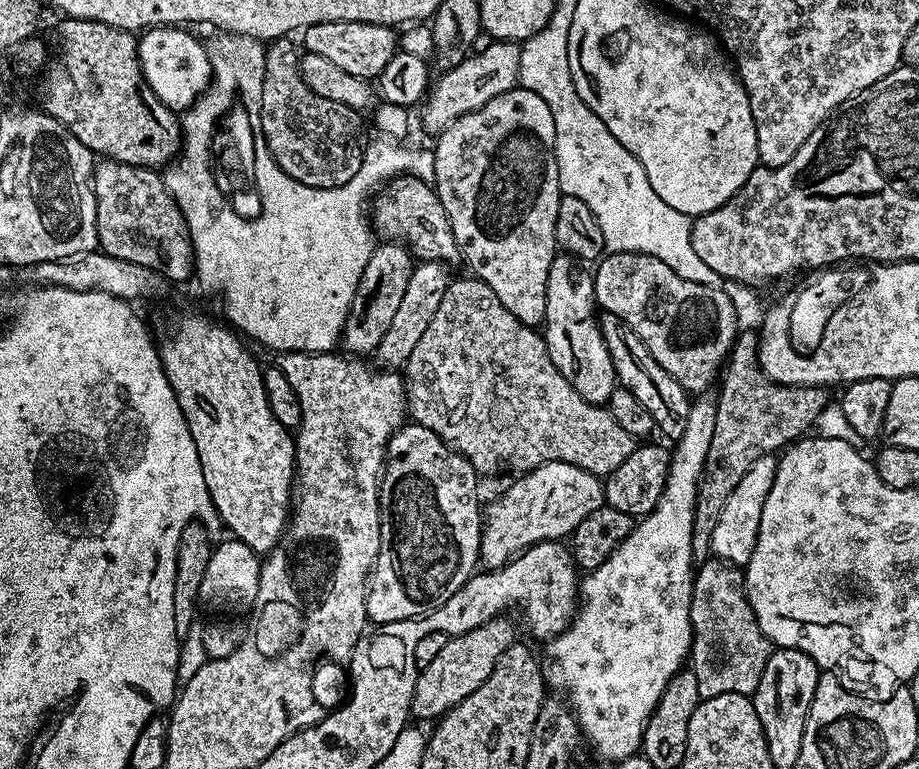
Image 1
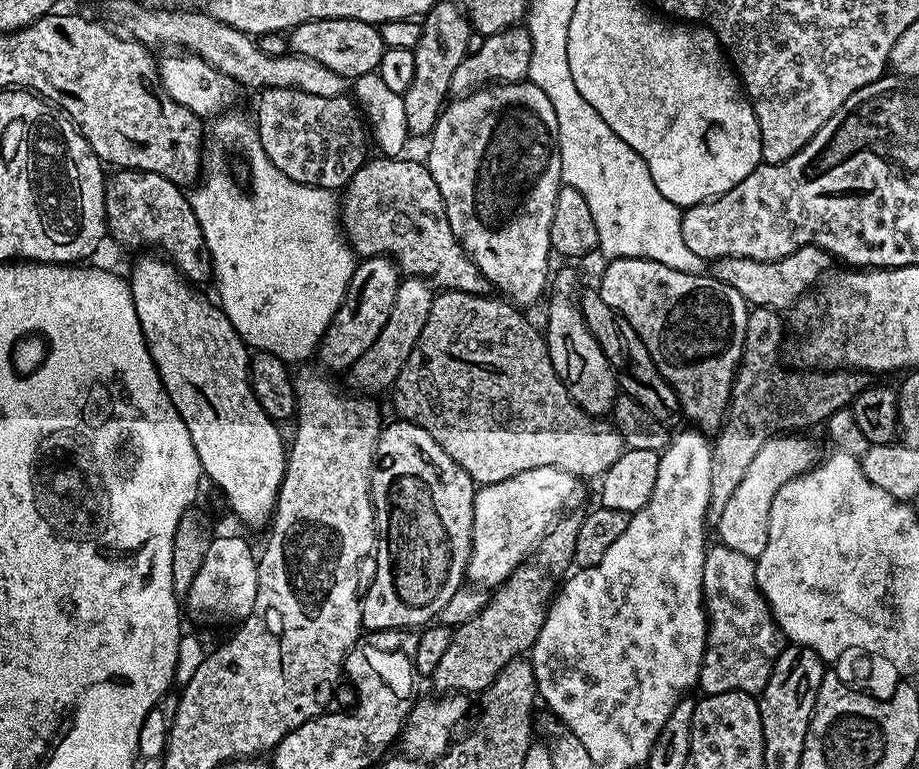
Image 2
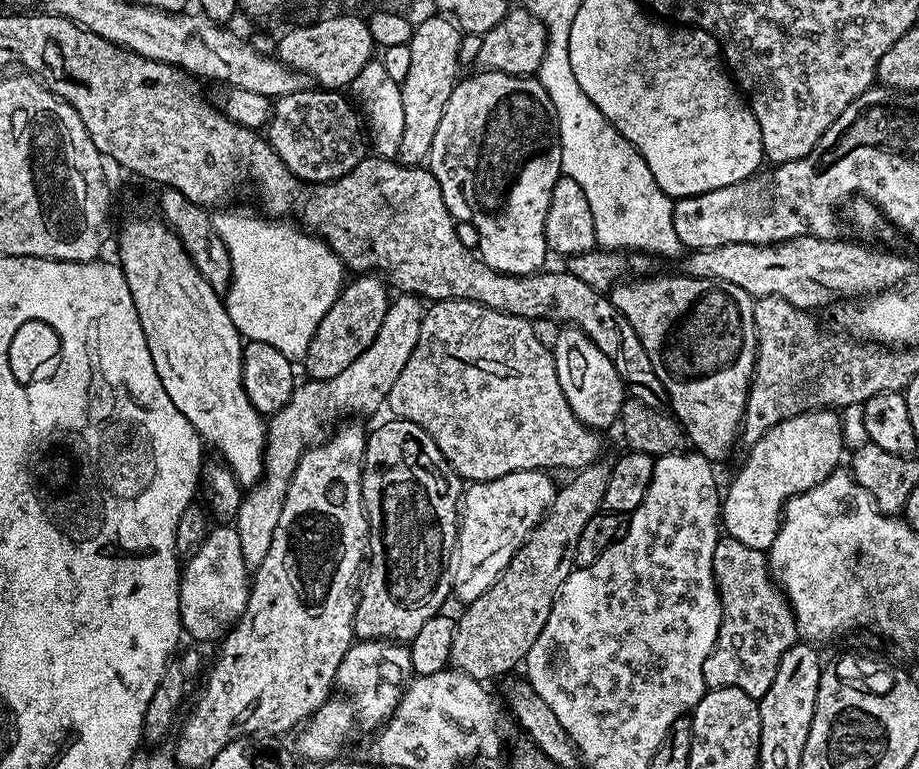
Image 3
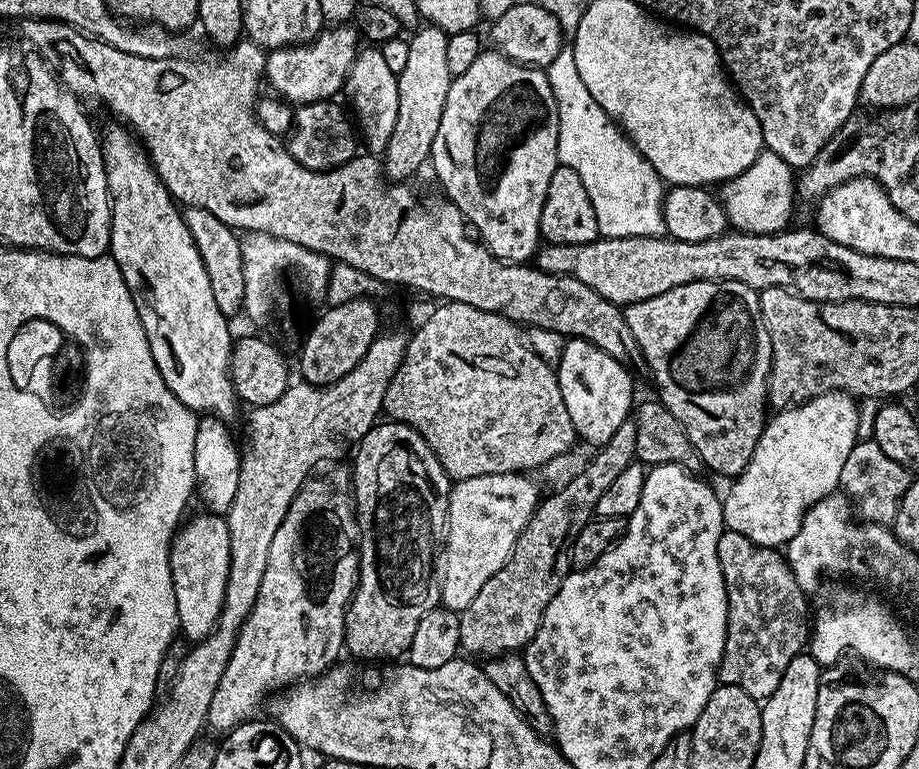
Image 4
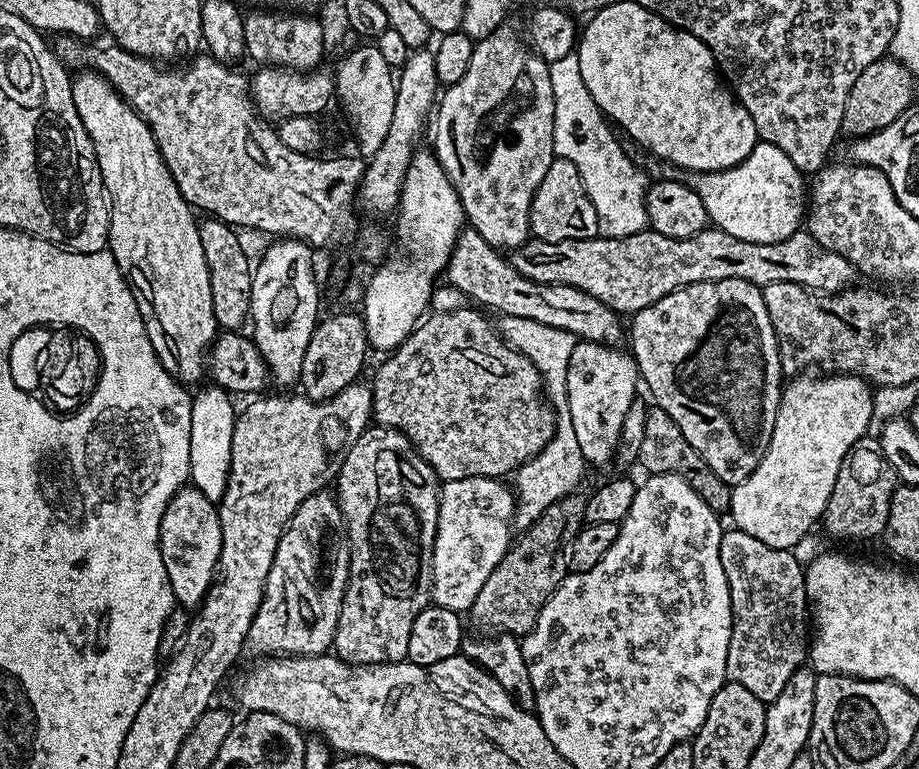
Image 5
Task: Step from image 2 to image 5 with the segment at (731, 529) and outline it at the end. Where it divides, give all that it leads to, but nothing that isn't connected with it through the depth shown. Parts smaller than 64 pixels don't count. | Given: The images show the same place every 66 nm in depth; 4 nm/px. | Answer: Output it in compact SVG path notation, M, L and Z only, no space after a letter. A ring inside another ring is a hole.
M801 374L783 385L778 414L774 418L774 434L762 462L750 474L750 478L731 489L731 523L746 534L766 542L766 546L795 549L797 542L821 523L830 494L834 490L834 478L842 466L842 458L868 431L872 413L873 389L867 380L847 374L820 374L815 380L812 374Z

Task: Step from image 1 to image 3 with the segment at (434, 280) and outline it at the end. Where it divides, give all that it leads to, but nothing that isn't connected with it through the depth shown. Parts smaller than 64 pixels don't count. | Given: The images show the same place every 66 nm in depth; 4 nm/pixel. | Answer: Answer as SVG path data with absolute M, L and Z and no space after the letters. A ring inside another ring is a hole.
M411 294L397 295L389 303L386 318L382 318L382 330L378 330L378 338L374 338L374 342L370 342L370 346L366 346L366 350L358 354L358 358L354 358L354 362L350 362L350 366L346 366L342 374L325 381L308 378L305 379L305 384L304 381L297 383L294 394L290 394L290 402L286 402L286 406L282 406L282 410L278 410L273 416L267 417L266 435L262 440L264 475L260 477L257 484L251 485L243 493L240 509L234 521L234 527L242 546L242 558L245 560L247 569L254 570L262 566L262 558L266 558L266 550L270 550L270 538L274 538L274 526L278 526L278 514L282 514L282 502L286 498L290 478L304 451L325 435L323 434L324 427L332 423L335 425L341 418L364 418L360 416L368 416L371 412L385 407L390 389L394 386L398 374L402 374L402 369L406 366L410 354L414 354L414 346L418 346L418 334L422 330L425 311L421 297Z

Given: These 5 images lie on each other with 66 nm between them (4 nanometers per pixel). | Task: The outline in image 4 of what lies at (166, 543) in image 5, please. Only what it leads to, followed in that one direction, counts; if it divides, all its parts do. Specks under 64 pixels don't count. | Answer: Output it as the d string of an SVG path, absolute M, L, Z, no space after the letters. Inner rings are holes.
M201 513L174 534L170 552L177 625L183 637L192 642L204 640L216 627L224 605L230 564L230 532L227 519L219 513Z

